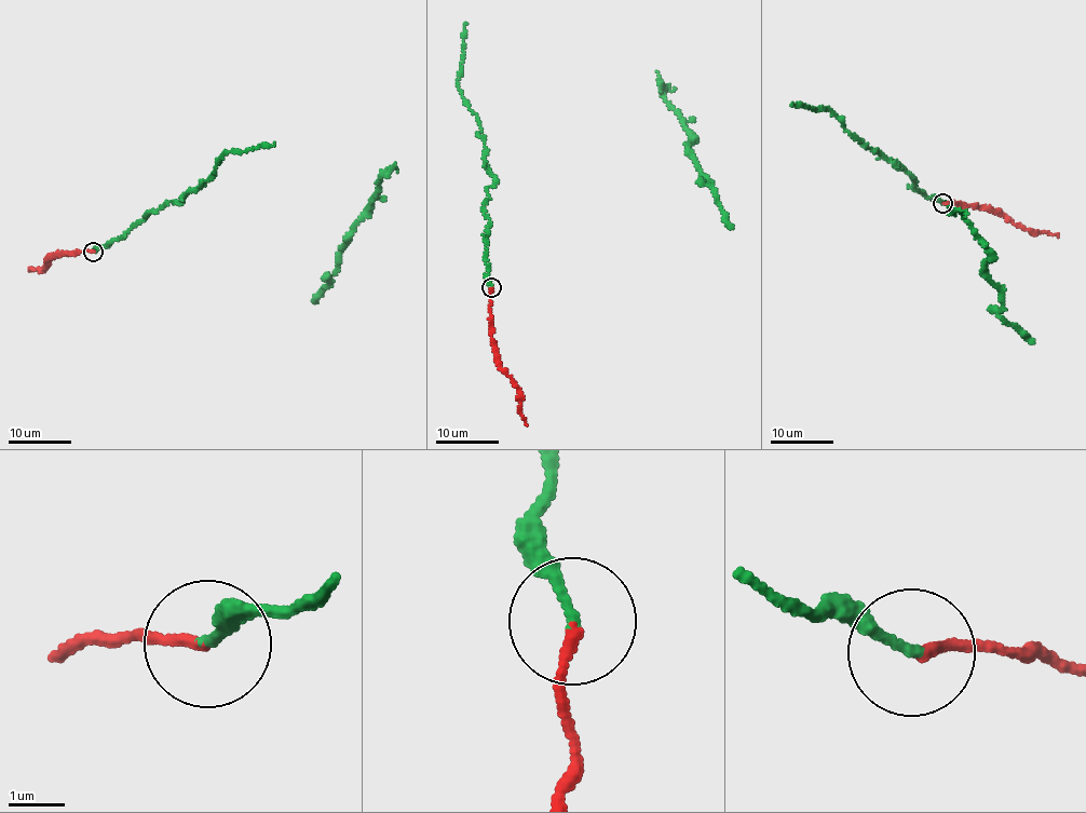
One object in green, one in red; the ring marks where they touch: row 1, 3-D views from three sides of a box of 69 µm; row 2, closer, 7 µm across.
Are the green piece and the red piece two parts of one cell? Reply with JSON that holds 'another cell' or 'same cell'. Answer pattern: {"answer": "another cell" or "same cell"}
{"answer": "another cell"}

